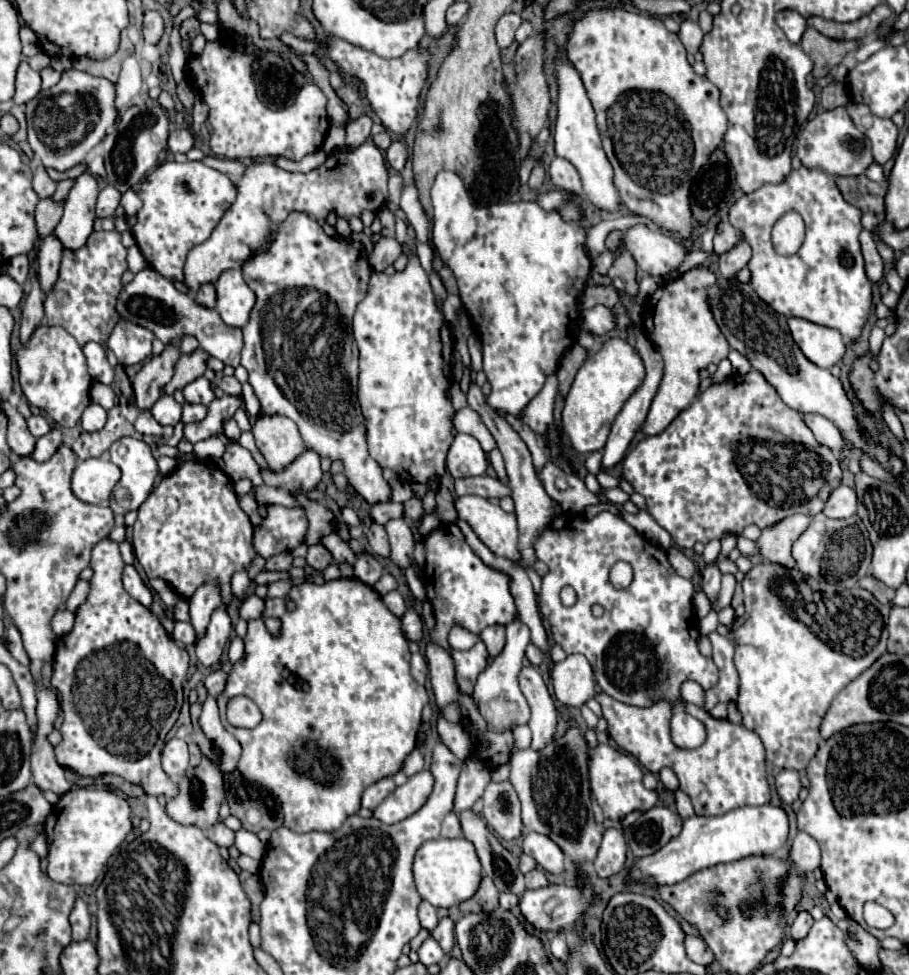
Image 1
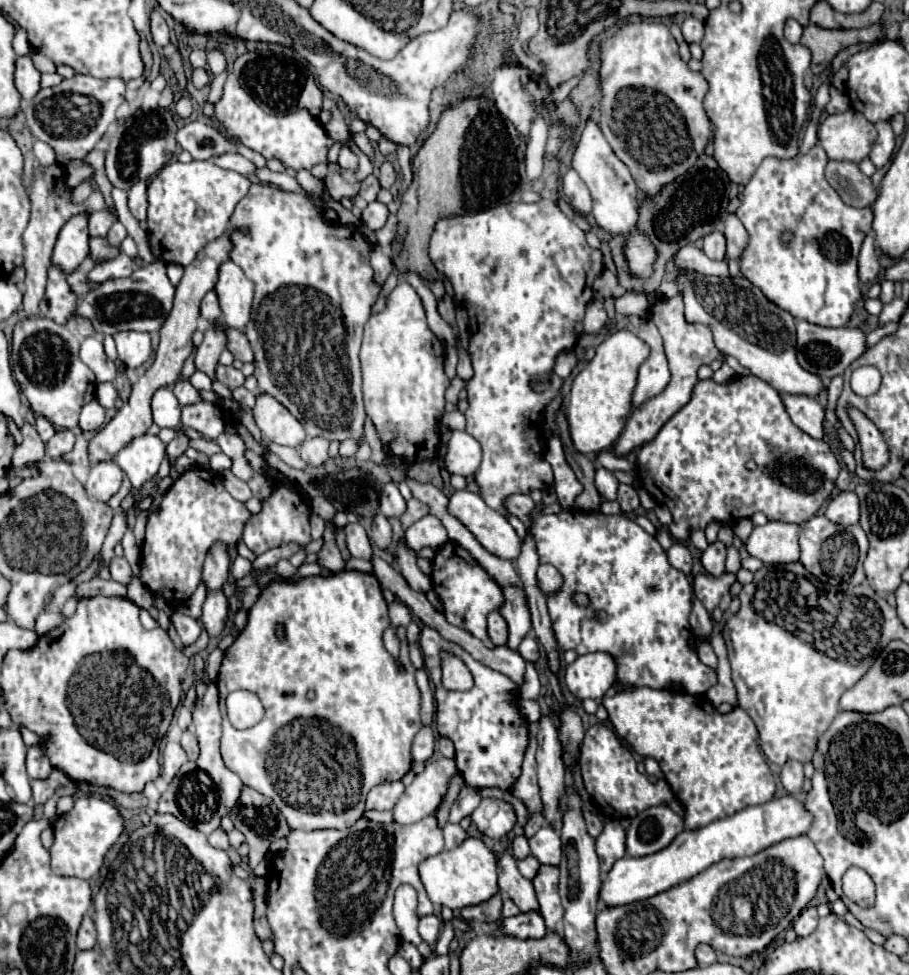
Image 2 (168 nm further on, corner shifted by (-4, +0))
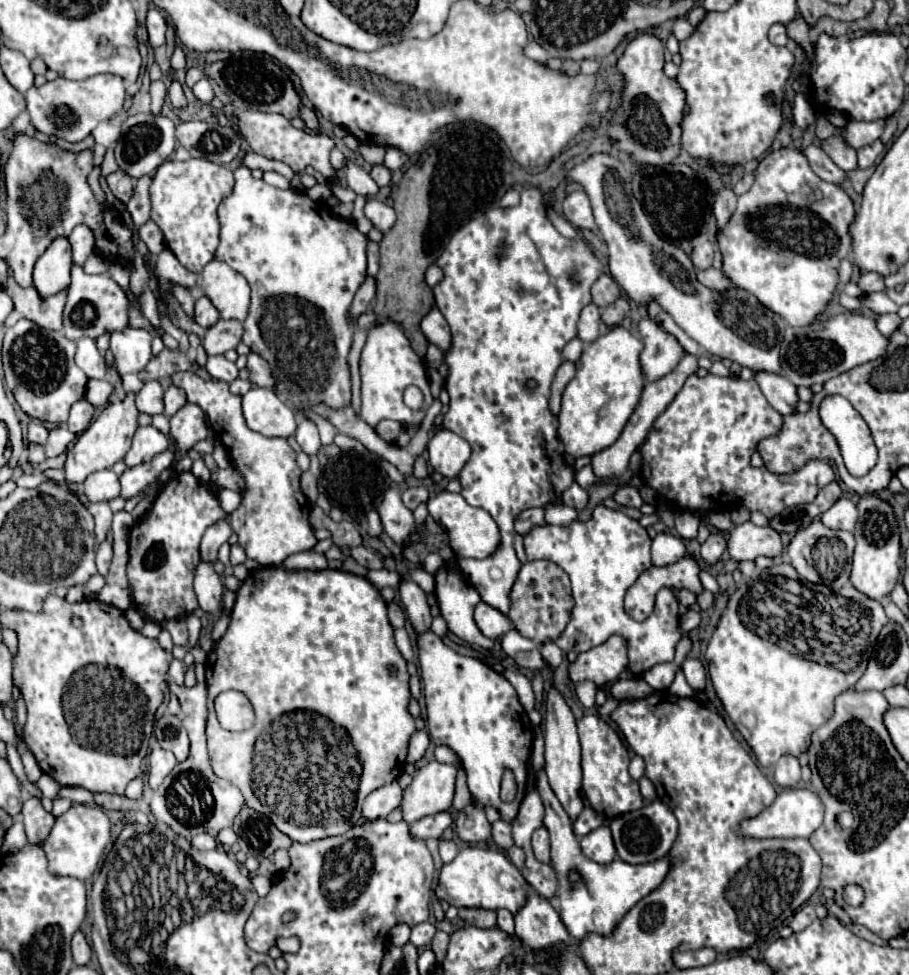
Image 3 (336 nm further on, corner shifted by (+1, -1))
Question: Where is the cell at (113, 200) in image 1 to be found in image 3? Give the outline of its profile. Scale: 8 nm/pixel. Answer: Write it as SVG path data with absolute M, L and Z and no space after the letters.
M76 227L68 235L72 247L72 265L82 265L94 253L94 235L88 227Z

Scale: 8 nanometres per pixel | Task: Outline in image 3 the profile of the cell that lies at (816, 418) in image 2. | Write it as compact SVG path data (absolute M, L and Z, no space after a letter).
M756 371L754 381L758 383L760 391L768 399L768 403L782 415L794 413L794 405L798 401L796 387L790 383L784 375L768 373L768 371Z

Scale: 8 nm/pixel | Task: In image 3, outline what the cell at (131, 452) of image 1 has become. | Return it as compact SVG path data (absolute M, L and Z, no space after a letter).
M146 425L146 427L138 427L132 439L132 447L126 453L124 461L128 467L136 467L140 463L150 463L154 459L154 455L166 451L168 439L164 433L160 433L156 427Z

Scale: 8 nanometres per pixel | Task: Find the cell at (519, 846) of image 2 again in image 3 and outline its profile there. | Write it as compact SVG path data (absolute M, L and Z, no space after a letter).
M502 819L492 823L492 839L500 849L508 849L510 845L514 845L512 841L512 827L508 823L504 823Z

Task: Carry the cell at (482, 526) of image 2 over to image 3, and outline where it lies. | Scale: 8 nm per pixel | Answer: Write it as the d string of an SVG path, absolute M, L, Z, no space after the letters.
M442 491L440 495L436 495L434 499L428 501L428 511L430 511L430 517L444 527L444 531L448 535L448 543L458 557L484 559L484 557L490 557L494 553L494 547L498 547L498 539L500 539L498 525L494 523L490 513L484 509L468 505L462 495Z

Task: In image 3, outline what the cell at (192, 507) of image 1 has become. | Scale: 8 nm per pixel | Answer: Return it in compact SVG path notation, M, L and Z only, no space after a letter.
M174 473L152 503L148 515L138 519L128 531L128 565L126 577L136 611L148 621L182 619L198 609L192 589L194 567L200 563L200 539L210 527L226 515L216 493L192 473Z

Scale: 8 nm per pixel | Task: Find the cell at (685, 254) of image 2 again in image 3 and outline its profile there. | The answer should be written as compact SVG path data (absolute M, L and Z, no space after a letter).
M710 267L706 271L696 271L696 273L698 273L698 281L712 291L726 291L732 287L732 281L728 277L724 277L724 273L718 269Z

